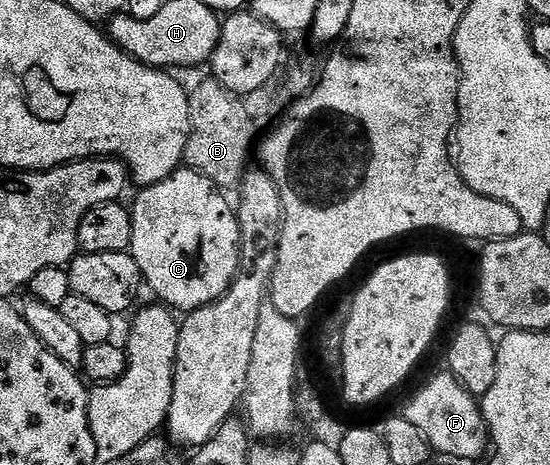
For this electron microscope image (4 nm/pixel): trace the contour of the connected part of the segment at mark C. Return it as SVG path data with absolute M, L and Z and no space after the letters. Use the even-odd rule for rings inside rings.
M179 168L174 173L168 175L164 180L160 180L151 186L143 186L137 191L138 199L135 200L134 206L130 210L130 219L132 220L132 240L130 241L130 248L128 253L136 260L136 264L142 273L143 283L155 294L159 303L165 304L171 311L189 312L192 310L199 310L208 304L212 304L215 300L222 297L230 285L234 283L234 278L238 275L240 263L238 257L240 256L240 224L238 223L238 215L235 207L225 198L223 191L214 183L210 182L203 176L197 174L195 170L189 168Z

